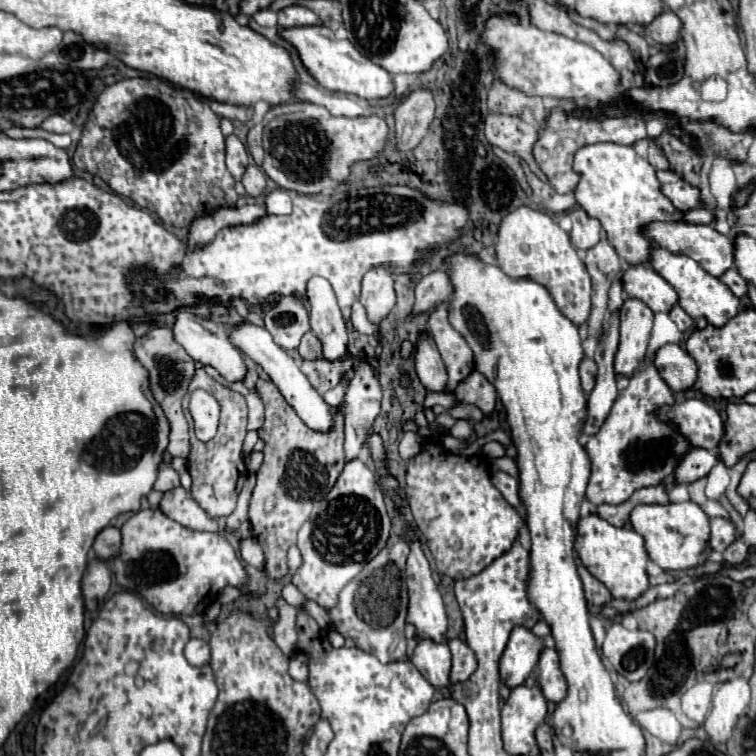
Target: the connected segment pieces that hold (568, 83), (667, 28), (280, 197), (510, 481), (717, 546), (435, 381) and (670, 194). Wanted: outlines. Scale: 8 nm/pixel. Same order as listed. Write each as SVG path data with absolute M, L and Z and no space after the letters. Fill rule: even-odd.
M512 14L490 18L484 30L484 42L496 52L496 76L516 90L532 96L590 102L620 102L624 98L620 74L588 44L564 38L556 32L542 32L532 24L520 24ZM602 70L604 76L600 76Z
M664 8L650 24L644 26L644 34L658 44L672 46L680 38L680 26L680 18L670 8Z
M274 190L266 196L268 214L290 214L290 194L286 190Z
M502 471L494 472L492 474L492 484L500 490L500 494L504 496L504 500L510 506L514 506L514 508L520 506L519 481L514 476Z
M712 518L710 520L710 540L708 546L716 552L724 552L732 540L736 538L736 528L730 520L724 518Z
M424 334L420 338L420 342L416 344L416 354L414 354L414 362L416 362L416 372L420 382L432 390L432 392L446 392L446 382L448 382L448 374L444 368L444 362L432 342L430 334Z
M676 180L672 184L662 184L660 190L682 212L700 206L700 192L682 180Z

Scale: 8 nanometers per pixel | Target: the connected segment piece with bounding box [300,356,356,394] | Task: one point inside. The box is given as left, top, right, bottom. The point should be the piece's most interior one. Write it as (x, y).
(323, 375)

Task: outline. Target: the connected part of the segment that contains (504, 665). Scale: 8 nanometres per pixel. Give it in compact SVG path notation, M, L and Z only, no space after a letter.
M516 626L498 662L502 684L506 684L508 688L516 688L524 684L526 678L536 668L536 658L540 656L542 648L544 644L538 636L534 636L524 626Z

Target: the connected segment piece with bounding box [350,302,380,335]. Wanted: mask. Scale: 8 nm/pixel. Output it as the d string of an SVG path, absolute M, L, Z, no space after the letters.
M354 302L351 308L351 322L360 334L372 335L379 330L380 324L372 323L360 302Z

